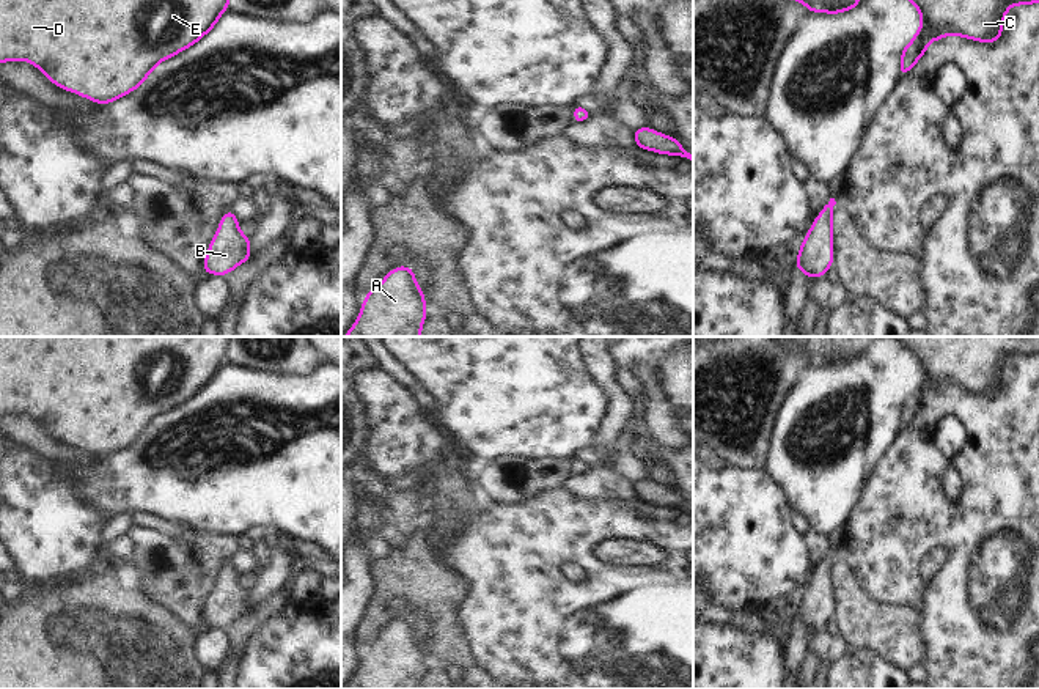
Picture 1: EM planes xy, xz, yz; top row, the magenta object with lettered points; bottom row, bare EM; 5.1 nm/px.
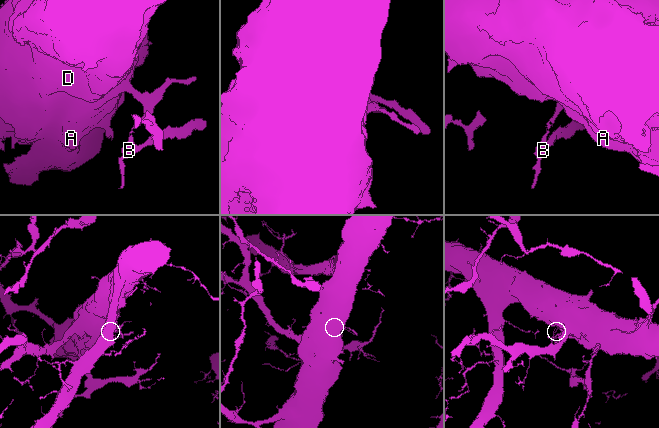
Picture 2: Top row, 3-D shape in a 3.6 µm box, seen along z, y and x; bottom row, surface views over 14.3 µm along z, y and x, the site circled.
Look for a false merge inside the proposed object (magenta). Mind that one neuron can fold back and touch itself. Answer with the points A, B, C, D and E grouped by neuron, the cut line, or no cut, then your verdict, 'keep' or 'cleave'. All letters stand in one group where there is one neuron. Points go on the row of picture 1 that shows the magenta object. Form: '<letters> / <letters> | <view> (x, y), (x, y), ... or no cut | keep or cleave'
A B C D E | no cut | keep

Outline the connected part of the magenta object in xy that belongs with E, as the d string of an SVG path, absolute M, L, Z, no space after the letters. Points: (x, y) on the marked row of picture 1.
M0 0L0 63L30 61L57 87L108 104L137 90L165 58L198 42L228 0Z

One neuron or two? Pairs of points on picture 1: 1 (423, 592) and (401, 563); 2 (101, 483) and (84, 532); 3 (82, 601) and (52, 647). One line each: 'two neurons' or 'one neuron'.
1: one neuron
2: two neurons
3: one neuron

